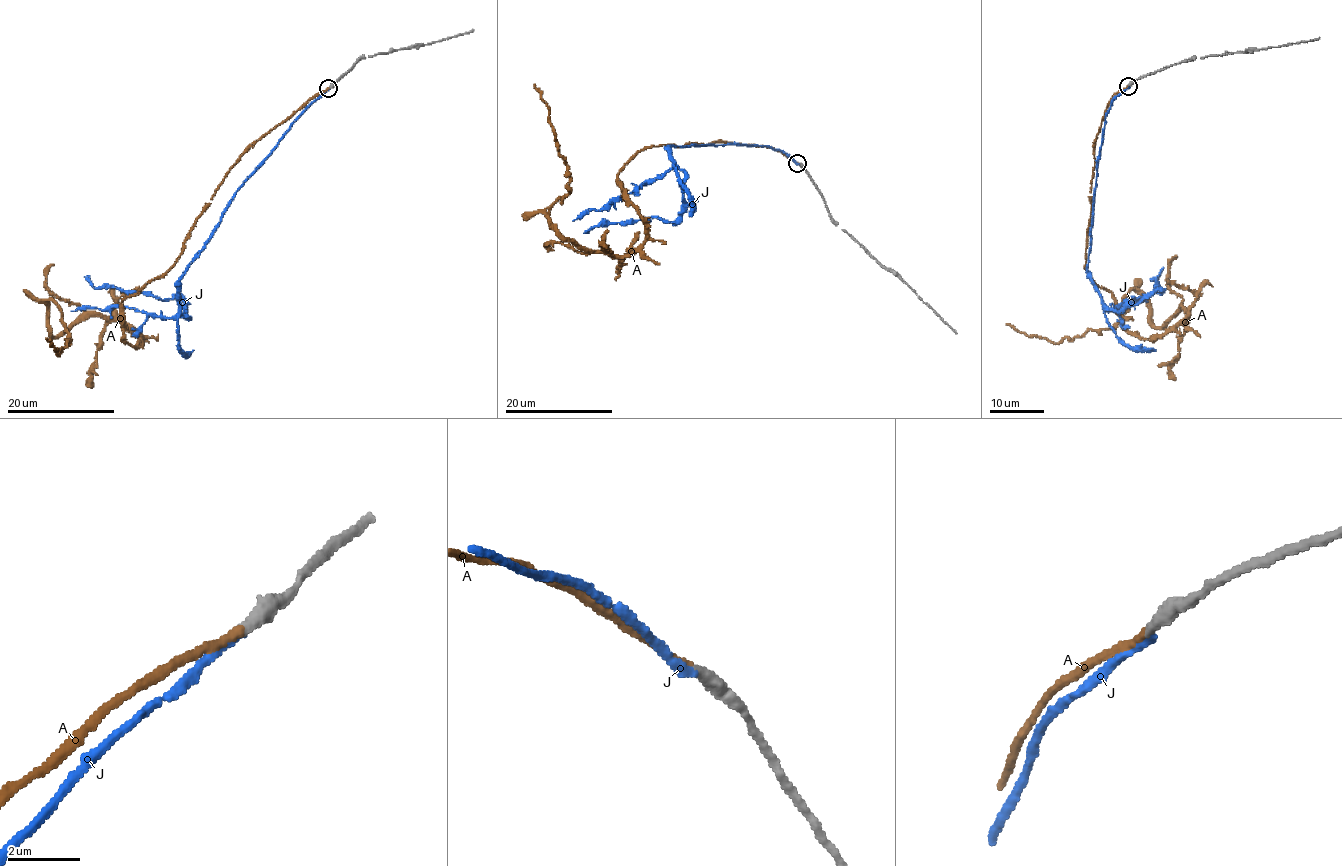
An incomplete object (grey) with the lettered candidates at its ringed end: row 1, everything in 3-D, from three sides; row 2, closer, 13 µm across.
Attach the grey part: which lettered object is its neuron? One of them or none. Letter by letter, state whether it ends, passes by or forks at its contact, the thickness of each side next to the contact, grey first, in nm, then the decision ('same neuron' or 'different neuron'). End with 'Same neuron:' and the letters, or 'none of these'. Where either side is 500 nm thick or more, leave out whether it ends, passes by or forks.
A: it ends | 360/200 nm | same neuron
J: it ends | 400/240 nm | different neuron
Same neuron: A

